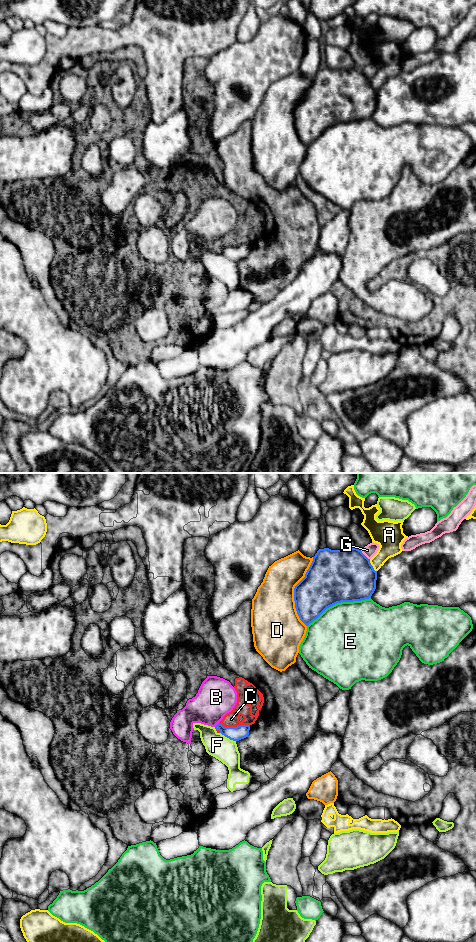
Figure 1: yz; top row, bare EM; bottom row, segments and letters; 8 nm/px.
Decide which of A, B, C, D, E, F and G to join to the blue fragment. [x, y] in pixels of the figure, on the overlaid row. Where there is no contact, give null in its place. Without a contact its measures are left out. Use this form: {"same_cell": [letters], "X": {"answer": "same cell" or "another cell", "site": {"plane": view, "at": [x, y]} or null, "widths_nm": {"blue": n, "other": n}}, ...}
{"same_cell": [], "A": {"answer": "another cell", "site": {"plane": "yz", "at": [371, 565]}, "widths_nm": {"blue": 420, "other": 190}}, "B": {"answer": "another cell", "site": {"plane": "yz", "at": [217, 724]}, "widths_nm": {"blue": 110, "other": 320}}, "C": {"answer": "another cell", "site": {"plane": "yz", "at": [234, 727]}, "widths_nm": {"blue": 110, "other": 120}}, "D": {"answer": "another cell", "site": {"plane": "yz", "at": [294, 592]}, "widths_nm": {"blue": 360, "other": 360}}, "E": {"answer": "another cell", "site": {"plane": "yz", "at": [338, 602]}, "widths_nm": {"blue": 420, "other": 480}}, "F": {"answer": "another cell", "site": {"plane": "yz", "at": [228, 737]}, "widths_nm": {"blue": 110, "other": 190}}, "G": {"answer": "another cell", "site": {"plane": "yz", "at": [364, 555]}, "widths_nm": {"blue": 420, "other": 100}}}

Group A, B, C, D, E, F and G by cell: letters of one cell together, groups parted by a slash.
A / B C / D / E / F / G

